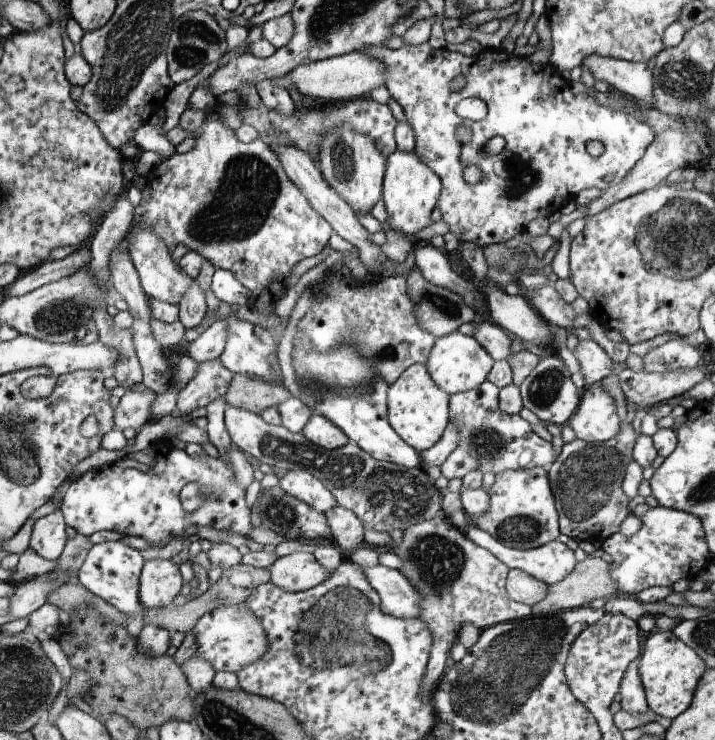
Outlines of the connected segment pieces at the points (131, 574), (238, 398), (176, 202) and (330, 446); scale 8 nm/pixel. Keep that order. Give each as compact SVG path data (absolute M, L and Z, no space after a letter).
M118 538L116 541L105 541L92 545L88 551L88 556L86 556L84 566L78 572L79 582L86 590L90 590L92 594L96 594L126 614L126 618L128 618L127 627L135 639L140 636L145 625L144 620L142 620L143 606L138 598L139 578L143 564L144 558L140 551L127 546Z
M234 373L230 388L225 394L225 401L231 407L262 414L266 408L277 407L292 397L284 386L270 384L258 377Z
M216 103L215 106L210 106L210 108L206 110L206 117L202 124L201 134L195 138L196 145L192 150L186 153L175 152L170 158L164 159L145 176L146 186L149 188L150 196L145 197L145 200L136 206L131 224L134 224L134 222L142 222L146 228L157 232L158 236L161 236L167 245L178 246L182 244L187 247L190 252L197 252L201 257L210 261L215 269L224 269L233 272L238 282L241 282L242 286L249 291L249 306L253 309L257 309L257 311L264 314L264 316L270 316L270 314L275 312L274 304L272 304L270 300L278 302L286 308L288 294L292 290L291 287L293 287L291 274L292 270L294 270L294 266L296 266L300 260L312 258L322 252L326 244L328 244L330 236L334 233L333 225L313 208L313 205L310 204L308 198L302 193L302 190L290 180L284 165L281 163L280 157L274 152L270 144L266 144L266 140L257 138L252 142L244 143L237 139L234 130L224 125L221 121L221 114L219 112L220 105L221 104Z
M313 413L310 420L301 432L310 440L312 444L320 446L326 450L336 450L346 446L349 438L346 433L328 418L319 413Z

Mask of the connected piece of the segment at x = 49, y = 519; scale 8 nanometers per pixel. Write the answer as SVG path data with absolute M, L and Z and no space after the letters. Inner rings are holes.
M57 511L39 518L32 529L29 547L46 560L59 559L66 544L66 524L62 512Z

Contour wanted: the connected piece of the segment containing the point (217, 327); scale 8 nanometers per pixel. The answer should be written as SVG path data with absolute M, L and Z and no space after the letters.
M228 318L214 322L200 334L198 340L189 342L187 355L197 363L219 358L225 351L226 338L228 338Z

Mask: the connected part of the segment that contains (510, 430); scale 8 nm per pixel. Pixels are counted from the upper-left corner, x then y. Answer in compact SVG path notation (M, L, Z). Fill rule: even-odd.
M486 380L480 387L450 395L450 421L458 426L458 446L439 466L442 475L448 480L461 479L469 472L480 470L500 474L509 470L531 469L551 466L557 460L551 442L536 436L530 424L520 414L509 414L501 409L501 389Z

